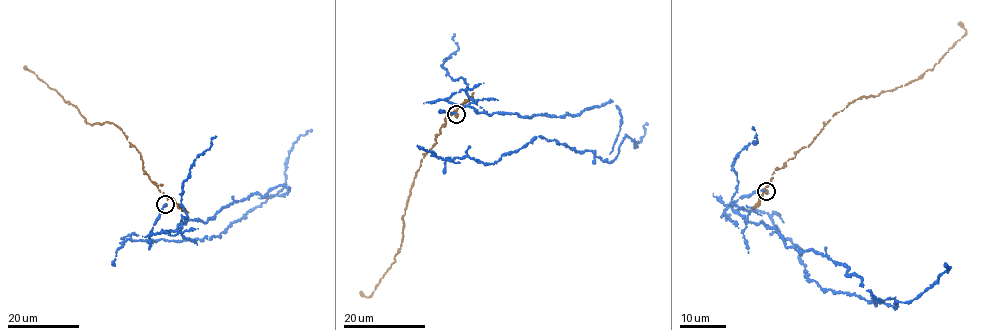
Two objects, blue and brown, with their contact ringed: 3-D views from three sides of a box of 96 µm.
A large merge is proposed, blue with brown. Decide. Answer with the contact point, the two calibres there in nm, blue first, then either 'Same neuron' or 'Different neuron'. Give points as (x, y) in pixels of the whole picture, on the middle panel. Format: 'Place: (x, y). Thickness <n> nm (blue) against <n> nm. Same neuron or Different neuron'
Place: (456, 114). Thickness 400 nm (blue) against 500 nm. Different neuron

